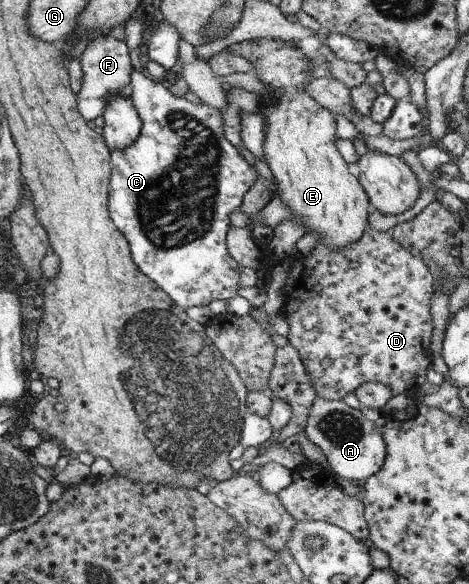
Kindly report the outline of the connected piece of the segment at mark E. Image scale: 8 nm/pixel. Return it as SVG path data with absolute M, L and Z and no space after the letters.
M256 38L255 40L246 40L243 42L238 42L236 44L232 44L232 46L228 46L228 50L235 56L240 56L250 62L253 66L253 73L255 73L255 77L258 78L264 85L270 85L274 90L280 90L282 92L282 96L276 98L275 96L267 99L266 102L262 105L262 110L260 110L260 114L266 118L266 138L264 138L264 158L265 162L267 162L274 178L276 184L278 184L278 190L280 190L280 200L286 204L286 206L290 206L290 210L292 210L293 220L296 222L300 222L300 224L304 224L306 226L306 233L314 232L314 234L318 234L318 243L326 244L328 248L334 248L334 250L342 250L342 248L346 248L346 246L350 246L350 244L354 244L354 242L358 242L362 235L364 234L364 230L366 230L366 226L368 224L368 214L372 209L372 206L368 200L368 196L366 192L364 192L364 188L360 184L358 178L350 173L348 170L348 164L346 160L340 155L338 148L336 148L336 120L334 117L334 113L329 111L327 108L321 105L319 100L312 98L312 96L308 96L306 92L304 92L304 88L314 80L312 76L310 76L310 64L314 62L313 59L307 57L298 46L297 42L294 40L275 40L275 39L264 39L264 38Z

